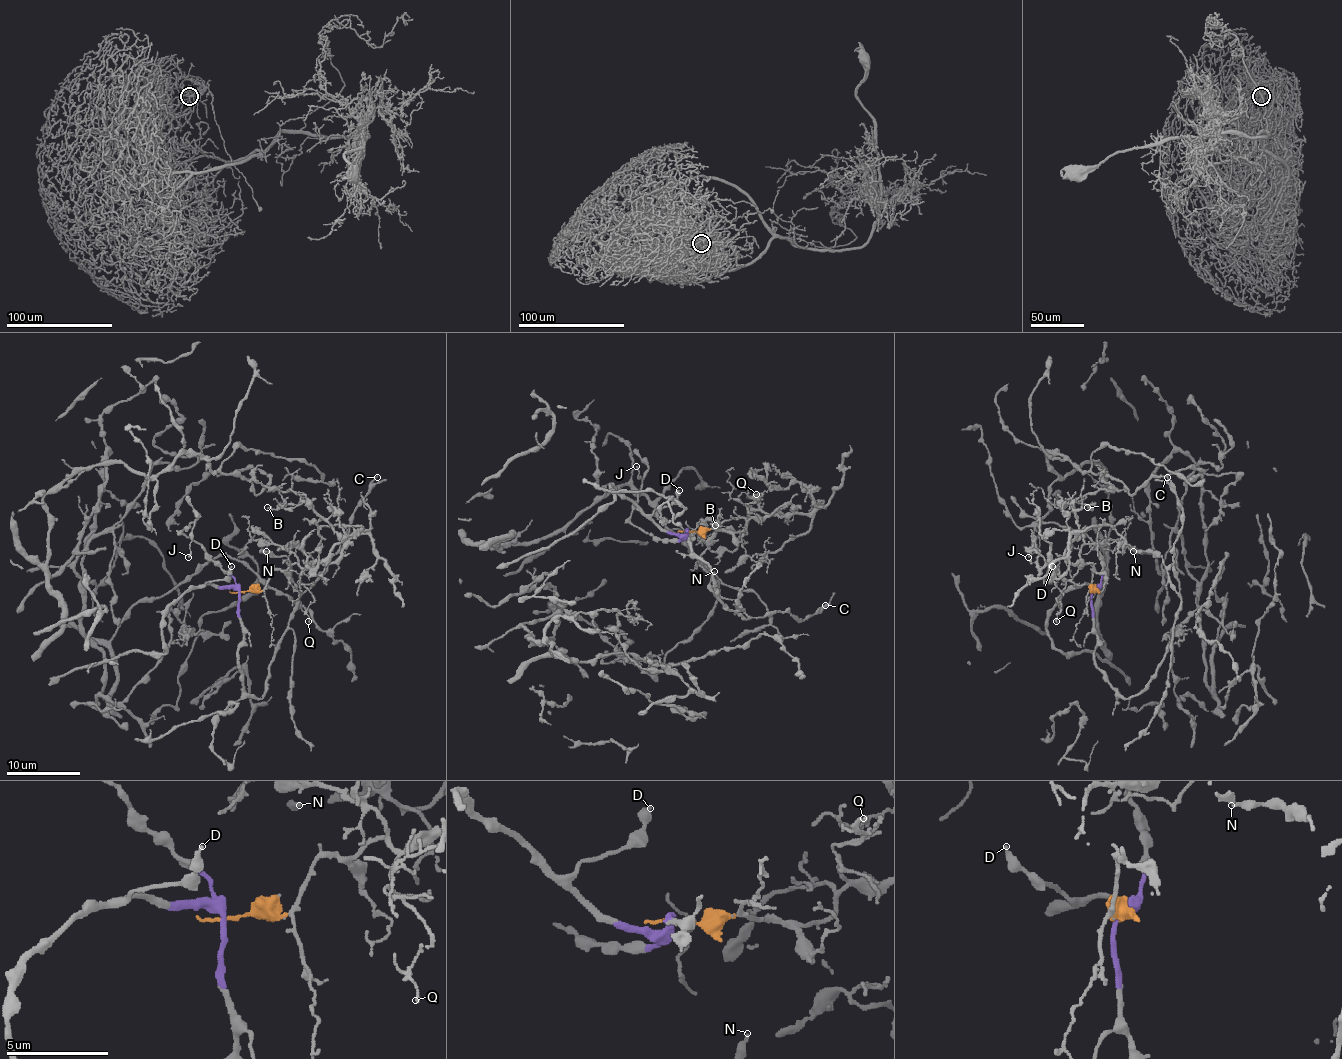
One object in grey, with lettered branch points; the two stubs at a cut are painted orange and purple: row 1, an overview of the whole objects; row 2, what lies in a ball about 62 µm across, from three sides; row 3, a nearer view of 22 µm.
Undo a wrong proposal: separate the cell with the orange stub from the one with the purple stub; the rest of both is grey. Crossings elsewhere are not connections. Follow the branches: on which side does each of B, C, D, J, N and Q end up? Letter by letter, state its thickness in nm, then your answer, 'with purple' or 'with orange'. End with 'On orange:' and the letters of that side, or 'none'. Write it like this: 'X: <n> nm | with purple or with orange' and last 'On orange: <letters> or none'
B: 200 nm | with orange
C: 130 nm | with purple
D: 280 nm | with purple
J: 140 nm | with purple
N: 260 nm | with purple
Q: 120 nm | with orange
On orange: B, Q

